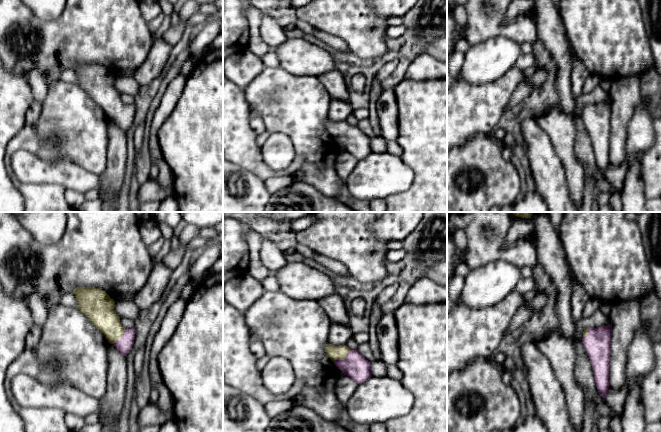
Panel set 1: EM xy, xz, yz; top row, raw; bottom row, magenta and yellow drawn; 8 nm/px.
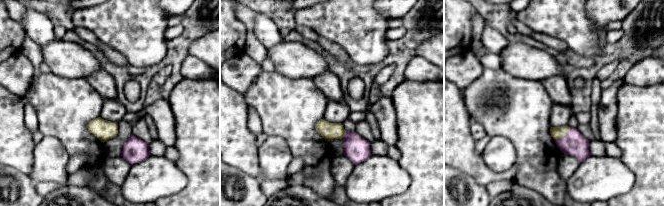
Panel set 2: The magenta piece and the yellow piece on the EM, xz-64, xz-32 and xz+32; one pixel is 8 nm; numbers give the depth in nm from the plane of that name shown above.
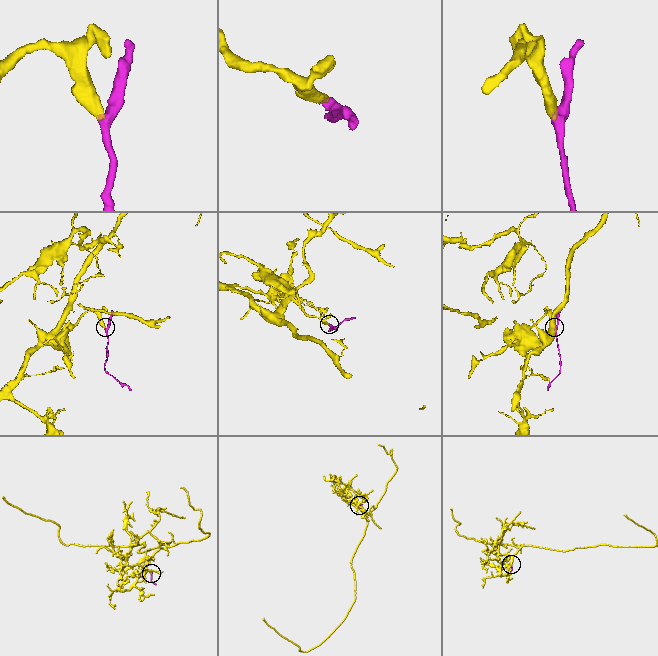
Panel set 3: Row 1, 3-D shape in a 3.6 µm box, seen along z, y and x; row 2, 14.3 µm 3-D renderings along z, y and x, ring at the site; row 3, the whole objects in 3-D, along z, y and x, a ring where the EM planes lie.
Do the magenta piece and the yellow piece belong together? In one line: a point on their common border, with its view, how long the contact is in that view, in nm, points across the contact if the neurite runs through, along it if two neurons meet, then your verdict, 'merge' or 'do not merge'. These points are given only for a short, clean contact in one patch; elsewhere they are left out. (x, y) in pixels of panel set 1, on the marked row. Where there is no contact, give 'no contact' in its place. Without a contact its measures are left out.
meets magenta in xz at (342, 360); contact 170 nm long; runs through xz (355, 366), (347, 360), (342, 360), (340, 352); merge

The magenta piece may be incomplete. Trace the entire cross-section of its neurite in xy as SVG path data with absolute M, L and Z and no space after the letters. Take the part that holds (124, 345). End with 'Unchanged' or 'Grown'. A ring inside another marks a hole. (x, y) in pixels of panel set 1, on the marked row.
M77 287L72 293L78 301L76 308L126 357L134 344L136 331L135 327L125 329L121 325L114 310L115 301L100 288Z. Grown

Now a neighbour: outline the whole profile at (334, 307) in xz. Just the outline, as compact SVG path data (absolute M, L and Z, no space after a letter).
M333 294L317 301L332 323L349 325L349 315L343 298Z

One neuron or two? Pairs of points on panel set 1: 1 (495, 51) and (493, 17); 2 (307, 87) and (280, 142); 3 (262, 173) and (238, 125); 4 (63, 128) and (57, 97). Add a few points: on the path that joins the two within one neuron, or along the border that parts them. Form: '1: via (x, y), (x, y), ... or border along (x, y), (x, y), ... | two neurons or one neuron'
1: border along (517, 42), (501, 36), (492, 36), (472, 46) | two neurons
2: border along (271, 133), (284, 133), (290, 139), (295, 155) | two neurons
3: via (252, 161), (238, 145), (238, 137) | one neuron
4: via (63, 120), (63, 105) | one neuron

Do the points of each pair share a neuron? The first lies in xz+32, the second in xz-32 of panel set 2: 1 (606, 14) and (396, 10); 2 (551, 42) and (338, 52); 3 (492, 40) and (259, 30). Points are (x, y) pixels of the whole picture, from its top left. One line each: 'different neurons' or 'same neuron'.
1: same neuron
2: same neuron
3: same neuron

